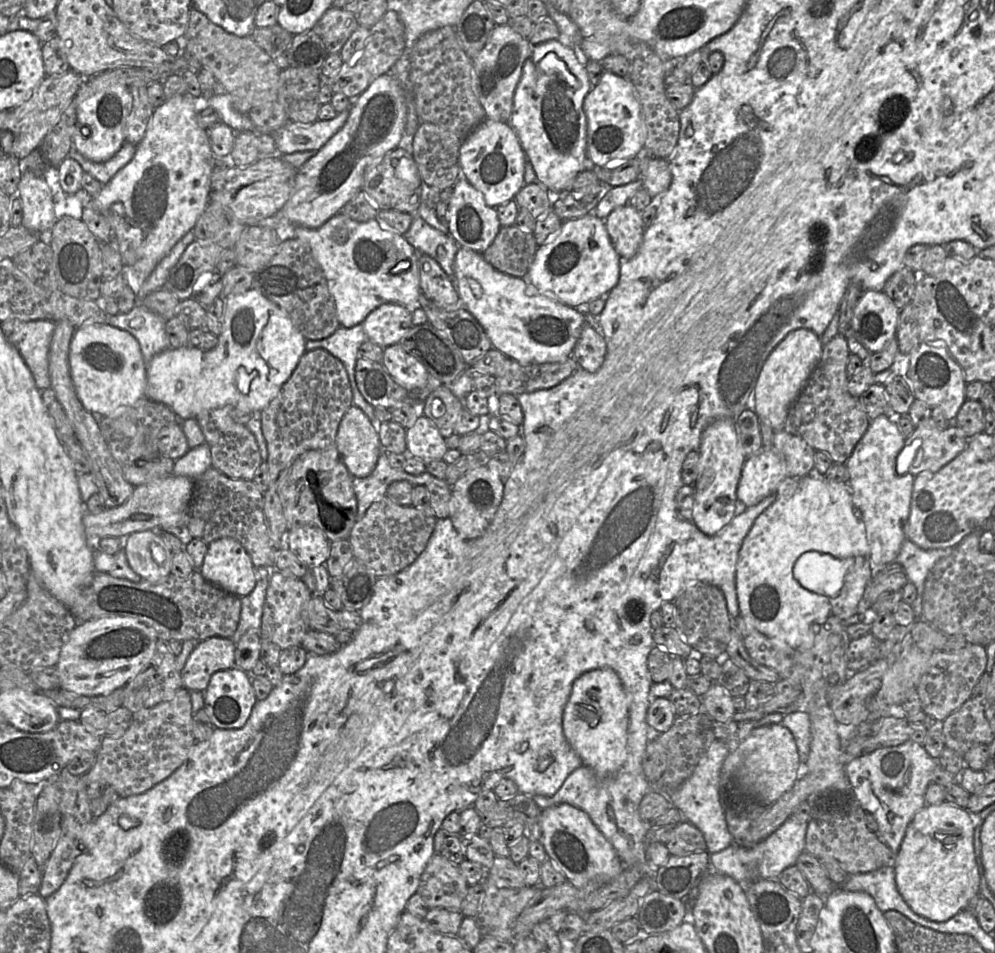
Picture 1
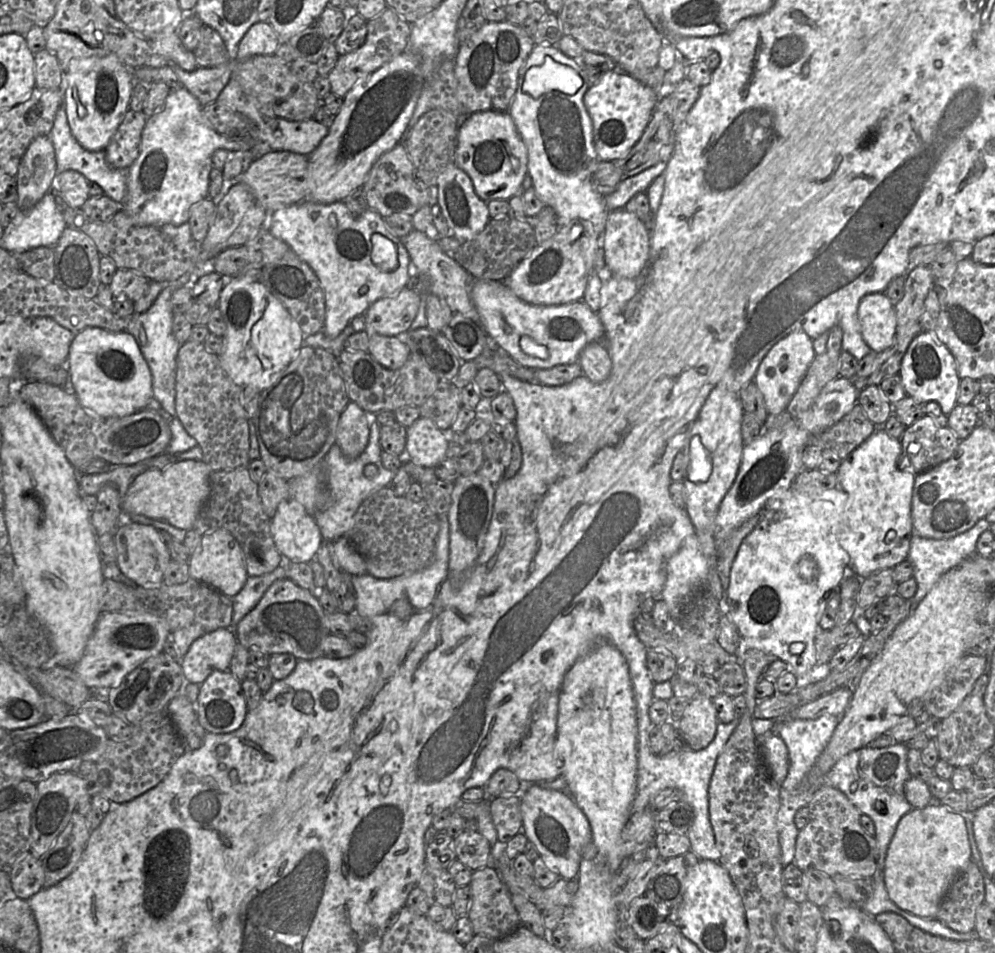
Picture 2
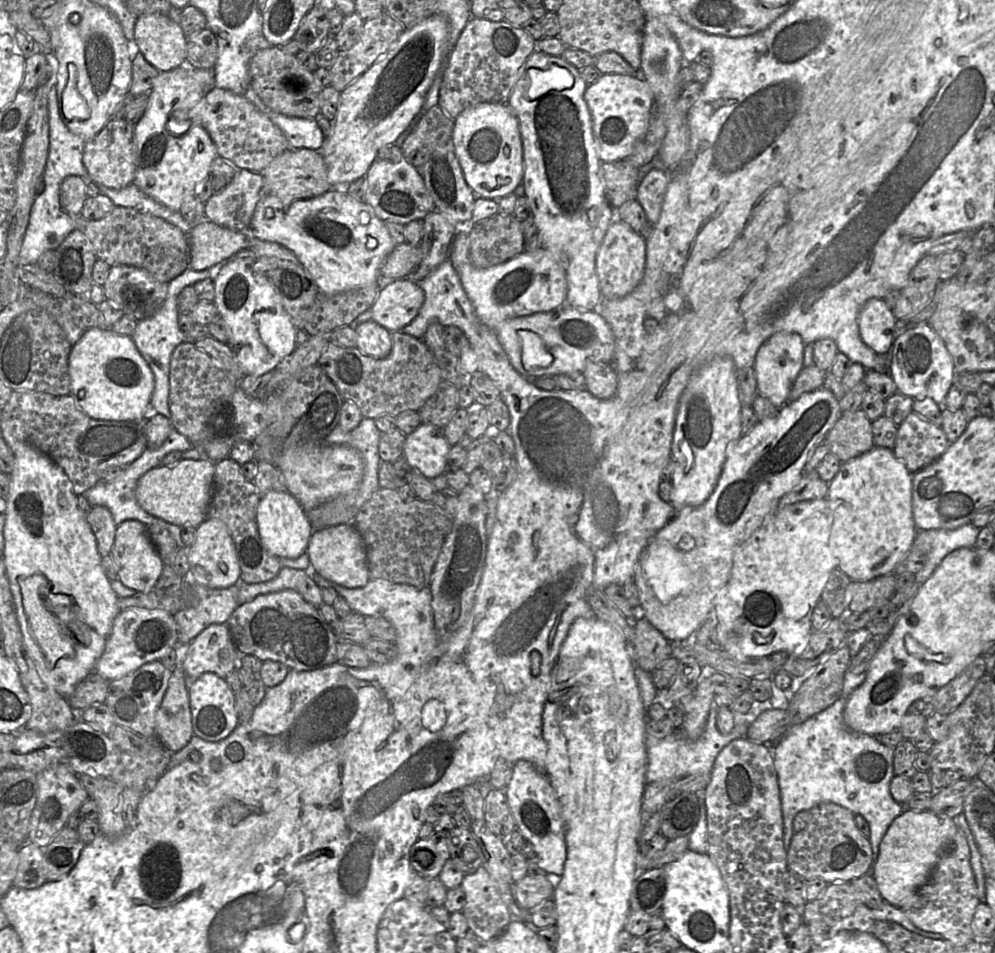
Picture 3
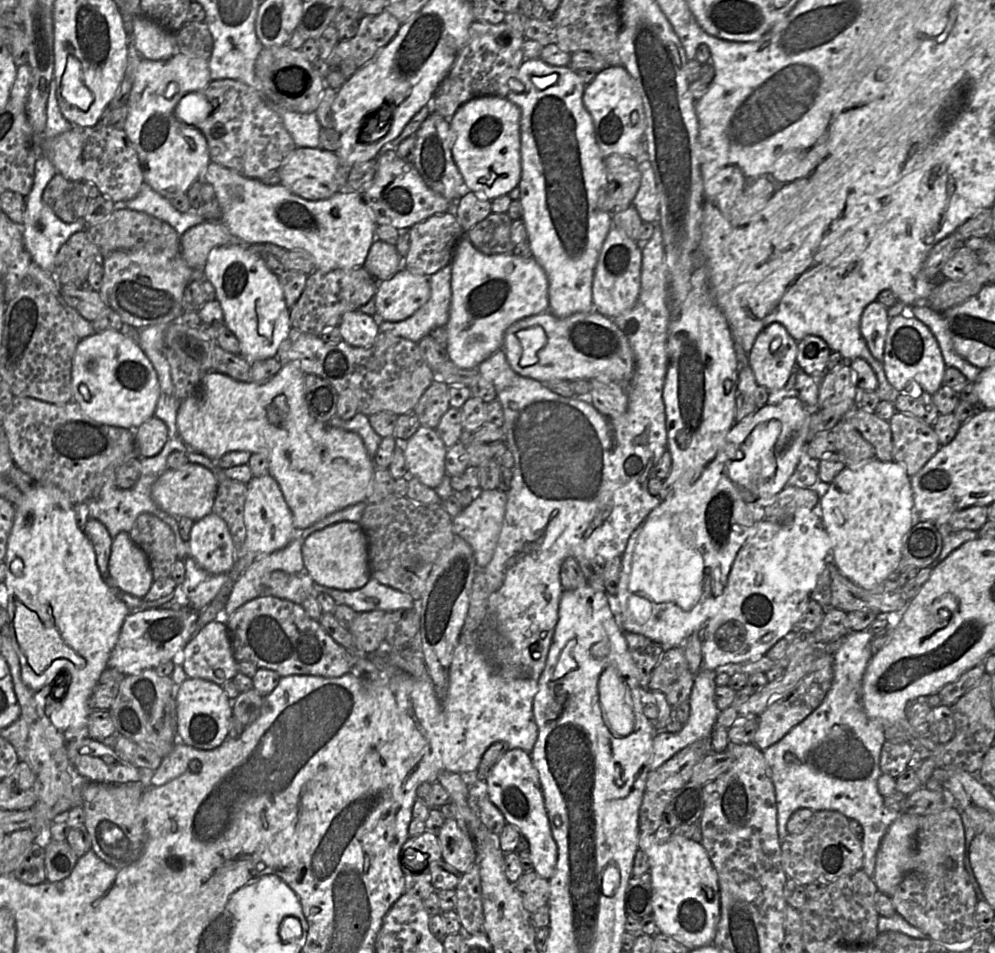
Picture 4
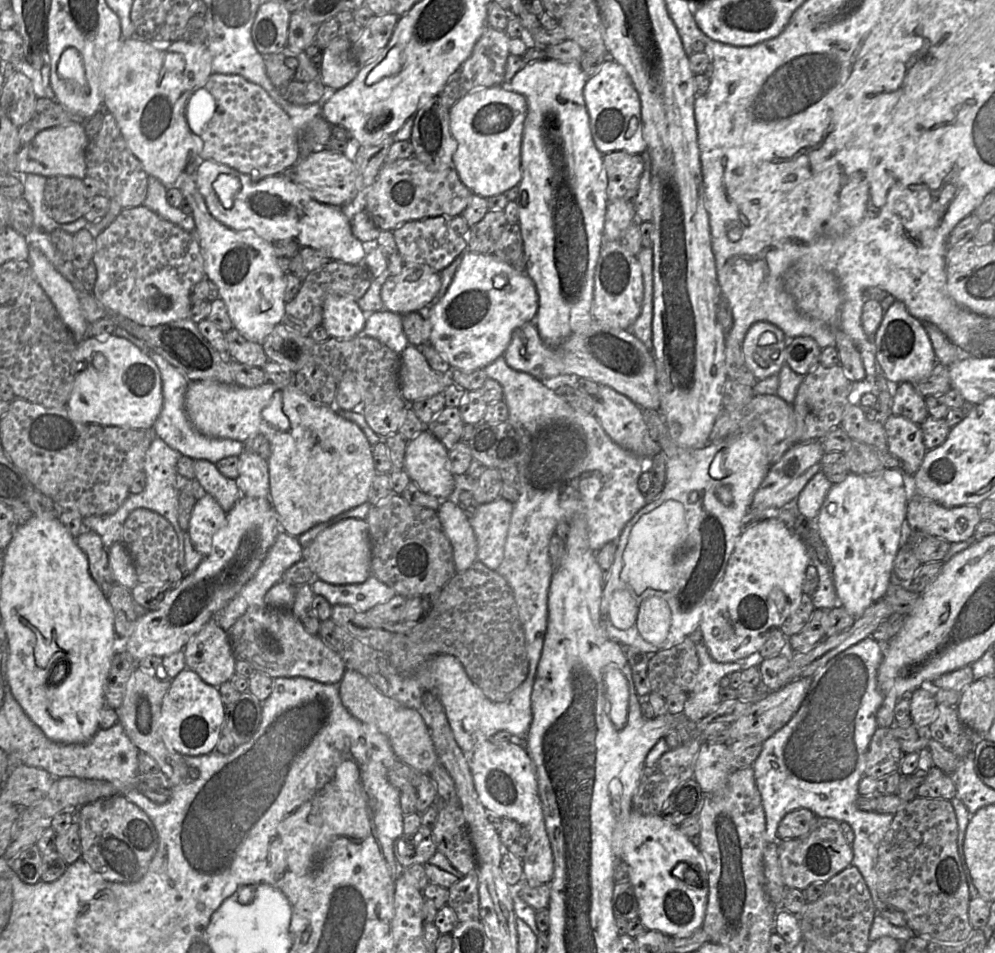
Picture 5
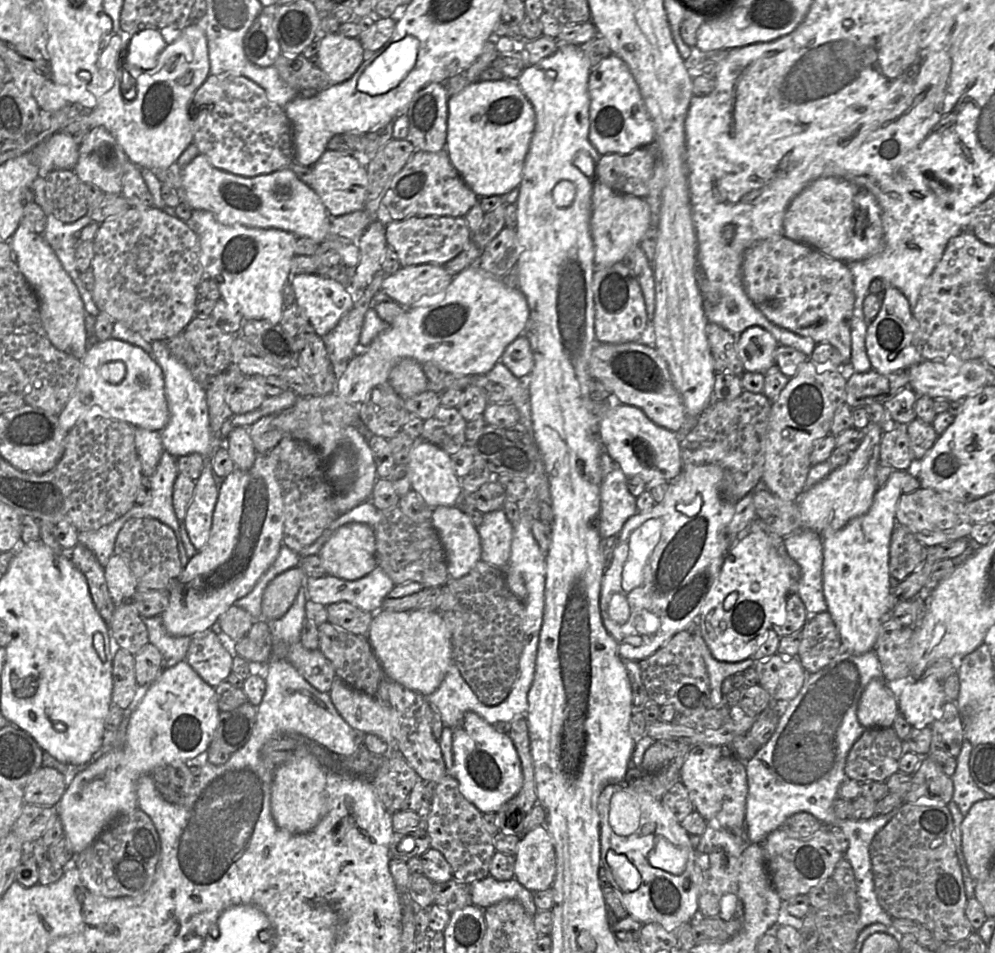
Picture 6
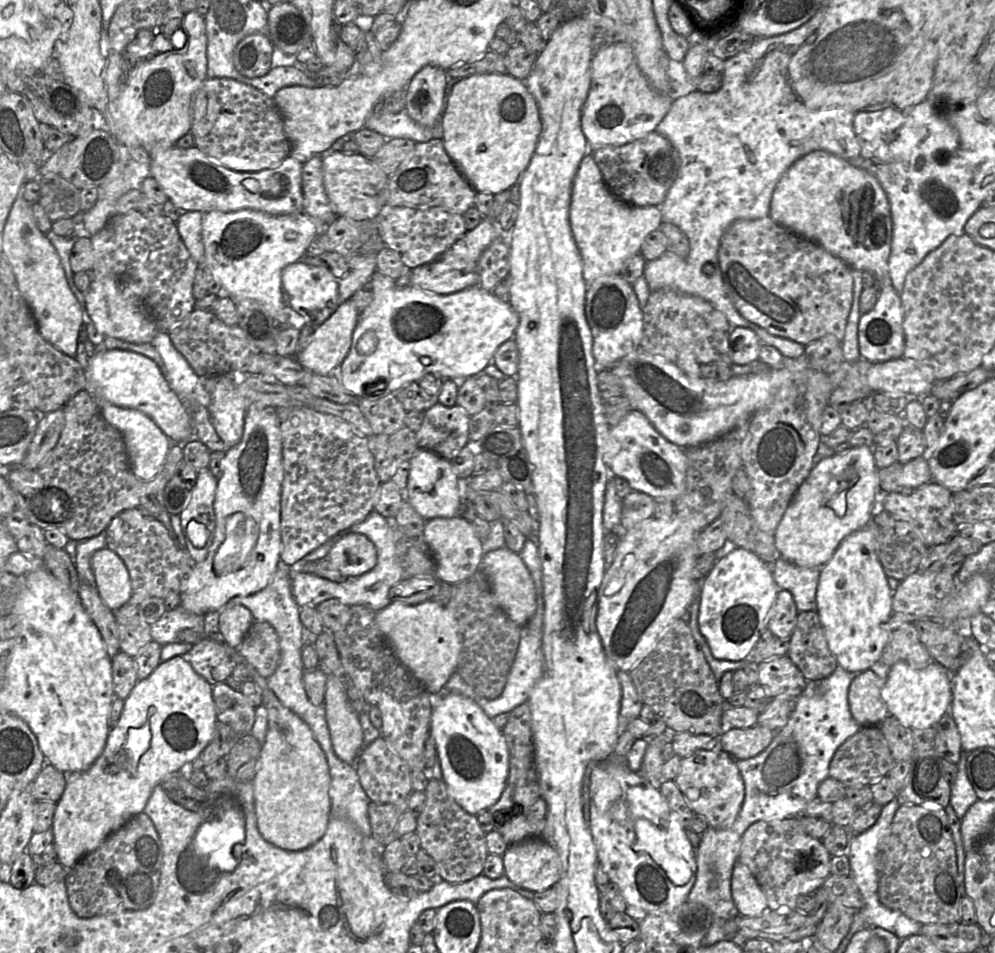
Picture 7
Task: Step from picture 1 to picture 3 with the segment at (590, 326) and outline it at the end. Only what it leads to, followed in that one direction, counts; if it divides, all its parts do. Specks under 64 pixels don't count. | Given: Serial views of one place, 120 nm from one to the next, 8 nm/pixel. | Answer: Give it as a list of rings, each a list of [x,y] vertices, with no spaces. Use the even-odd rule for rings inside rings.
[[[590,362],[585,366],[583,374],[585,389],[596,398],[606,400],[616,394],[618,377],[612,363]]]

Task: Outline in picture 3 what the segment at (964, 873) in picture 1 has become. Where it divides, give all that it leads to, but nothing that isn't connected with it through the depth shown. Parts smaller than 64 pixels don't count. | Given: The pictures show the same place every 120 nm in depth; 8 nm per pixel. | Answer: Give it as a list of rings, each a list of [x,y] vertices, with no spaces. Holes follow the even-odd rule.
[[[904,808],[889,825],[880,845],[873,877],[884,901],[901,908],[929,879],[958,831],[953,818],[932,811]]]

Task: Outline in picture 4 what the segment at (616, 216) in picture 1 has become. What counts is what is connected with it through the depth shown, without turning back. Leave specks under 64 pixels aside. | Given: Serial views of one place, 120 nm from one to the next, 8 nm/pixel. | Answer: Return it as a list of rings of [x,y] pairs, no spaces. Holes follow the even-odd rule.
[[[614,225],[602,244],[592,281],[593,309],[609,318],[616,318],[636,303],[641,285],[642,248],[636,240],[627,238]]]

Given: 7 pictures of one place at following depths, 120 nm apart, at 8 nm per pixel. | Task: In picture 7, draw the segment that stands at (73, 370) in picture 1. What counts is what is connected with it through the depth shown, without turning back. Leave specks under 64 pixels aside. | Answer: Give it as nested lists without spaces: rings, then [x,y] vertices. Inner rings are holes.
[[[106,349],[89,358],[85,377],[85,390],[92,397],[146,414],[172,443],[182,444],[194,437],[194,426],[187,406],[170,388],[157,363],[147,356],[127,350]],[[62,408],[40,415],[34,437],[20,466],[26,469],[39,467],[56,446],[64,426],[65,414]]]

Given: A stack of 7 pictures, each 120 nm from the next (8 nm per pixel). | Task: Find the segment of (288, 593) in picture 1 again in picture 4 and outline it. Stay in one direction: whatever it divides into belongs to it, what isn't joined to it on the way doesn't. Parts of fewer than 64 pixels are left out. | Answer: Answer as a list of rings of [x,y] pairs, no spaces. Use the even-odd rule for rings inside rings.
[[[259,596],[239,607],[230,617],[224,618],[236,661],[248,661],[258,668],[277,672],[281,677],[312,675],[326,678],[343,676],[354,671],[355,654],[335,642],[320,625],[311,619],[301,605],[273,596]]]

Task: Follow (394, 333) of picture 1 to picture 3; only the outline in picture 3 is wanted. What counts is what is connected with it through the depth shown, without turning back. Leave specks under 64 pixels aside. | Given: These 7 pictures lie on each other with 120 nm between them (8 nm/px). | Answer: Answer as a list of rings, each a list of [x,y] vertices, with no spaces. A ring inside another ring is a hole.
[[[408,278],[383,287],[370,308],[372,320],[390,332],[402,331],[417,316],[425,300],[421,285]]]

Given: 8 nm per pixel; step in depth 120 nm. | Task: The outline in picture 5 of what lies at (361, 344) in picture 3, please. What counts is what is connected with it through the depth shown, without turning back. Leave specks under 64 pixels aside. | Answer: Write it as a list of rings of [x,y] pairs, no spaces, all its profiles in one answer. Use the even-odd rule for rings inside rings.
[[[330,294],[324,300],[322,325],[330,337],[352,339],[363,334],[366,319],[367,314],[351,298]]]

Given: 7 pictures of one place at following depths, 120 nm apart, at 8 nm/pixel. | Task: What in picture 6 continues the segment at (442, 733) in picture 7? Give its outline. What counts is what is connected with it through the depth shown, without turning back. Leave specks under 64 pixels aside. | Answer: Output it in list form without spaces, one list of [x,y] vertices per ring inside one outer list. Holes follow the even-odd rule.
[[[466,712],[462,725],[453,729],[452,751],[453,767],[448,775],[457,779],[462,795],[481,813],[497,813],[504,803],[520,791],[523,773],[512,740],[476,713]]]

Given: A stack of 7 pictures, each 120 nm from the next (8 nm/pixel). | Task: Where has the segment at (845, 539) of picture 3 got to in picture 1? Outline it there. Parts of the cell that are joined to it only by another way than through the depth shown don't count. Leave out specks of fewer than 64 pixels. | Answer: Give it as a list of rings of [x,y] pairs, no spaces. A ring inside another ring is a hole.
[[[891,410],[871,420],[870,425],[847,460],[849,485],[855,509],[863,520],[870,545],[871,563],[886,565],[895,561],[906,539],[905,525],[910,514],[910,503],[915,476],[899,475],[896,461],[904,447],[905,437],[900,432]]]

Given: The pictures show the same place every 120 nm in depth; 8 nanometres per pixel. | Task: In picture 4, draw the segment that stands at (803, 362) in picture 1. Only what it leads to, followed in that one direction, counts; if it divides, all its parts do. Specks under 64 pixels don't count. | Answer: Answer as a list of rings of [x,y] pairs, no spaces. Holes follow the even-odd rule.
[[[779,323],[763,329],[748,353],[756,382],[768,391],[783,389],[796,365],[797,344]]]

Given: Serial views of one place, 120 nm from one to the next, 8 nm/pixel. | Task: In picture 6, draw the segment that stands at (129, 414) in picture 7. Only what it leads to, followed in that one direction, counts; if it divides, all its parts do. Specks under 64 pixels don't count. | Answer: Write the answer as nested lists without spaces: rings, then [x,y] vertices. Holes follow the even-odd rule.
[[[135,428],[135,447],[141,462],[143,476],[151,477],[164,452],[160,433],[144,428]]]

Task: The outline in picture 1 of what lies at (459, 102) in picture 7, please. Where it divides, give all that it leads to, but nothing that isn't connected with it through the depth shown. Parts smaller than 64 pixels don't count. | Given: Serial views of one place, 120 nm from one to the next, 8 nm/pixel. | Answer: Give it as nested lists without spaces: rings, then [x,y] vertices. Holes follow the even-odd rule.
[[[486,118],[462,142],[459,155],[461,176],[483,194],[488,206],[498,207],[514,200],[524,186],[526,154],[516,131],[509,122]]]

